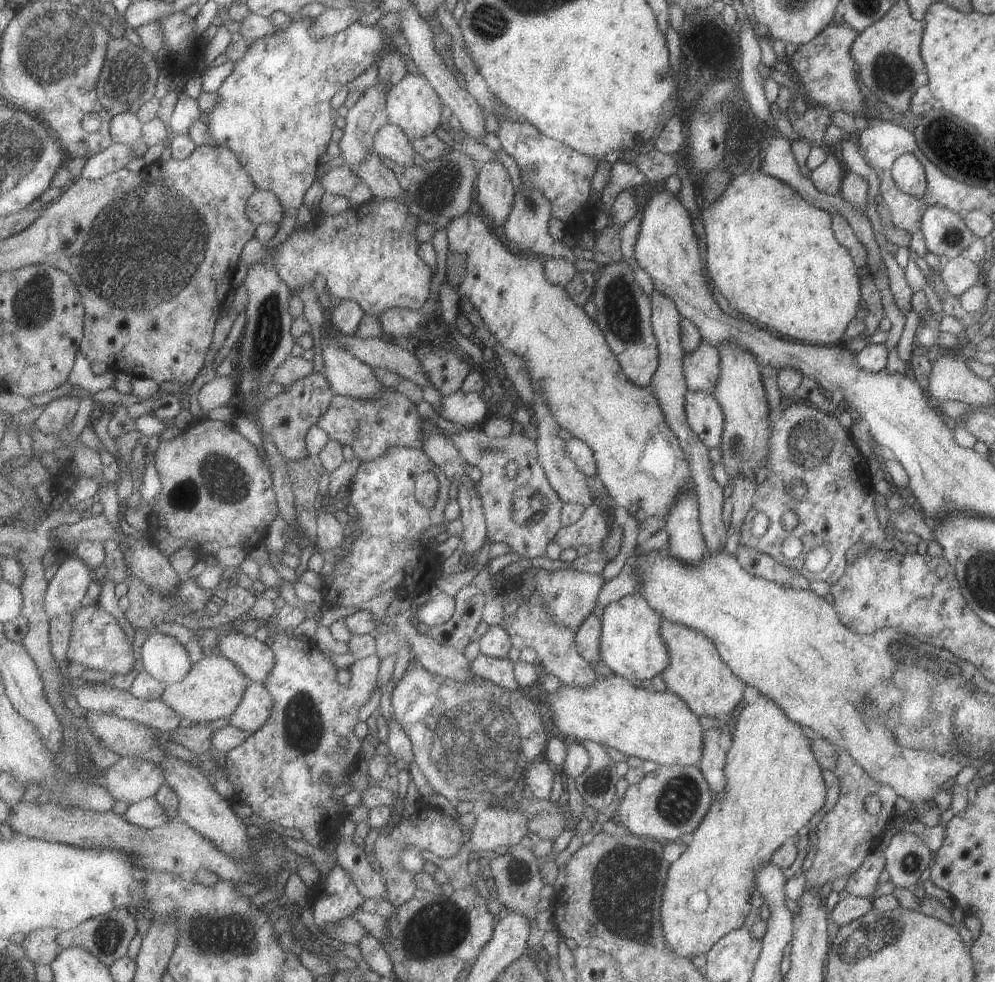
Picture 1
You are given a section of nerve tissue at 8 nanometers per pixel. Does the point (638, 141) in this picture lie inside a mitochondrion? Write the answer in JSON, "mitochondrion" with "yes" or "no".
{"mitochondrion":"no"}

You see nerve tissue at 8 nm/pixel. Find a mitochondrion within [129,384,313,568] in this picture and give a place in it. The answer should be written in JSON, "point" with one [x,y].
{"point":[218,476]}

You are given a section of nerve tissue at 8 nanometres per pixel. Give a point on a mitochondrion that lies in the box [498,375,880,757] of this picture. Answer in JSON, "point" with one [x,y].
{"point":[811,440]}

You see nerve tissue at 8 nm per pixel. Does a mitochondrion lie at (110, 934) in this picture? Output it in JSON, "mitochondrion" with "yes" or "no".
{"mitochondrion":"yes"}

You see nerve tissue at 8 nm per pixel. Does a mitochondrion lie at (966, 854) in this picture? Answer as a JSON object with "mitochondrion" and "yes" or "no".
{"mitochondrion":"no"}

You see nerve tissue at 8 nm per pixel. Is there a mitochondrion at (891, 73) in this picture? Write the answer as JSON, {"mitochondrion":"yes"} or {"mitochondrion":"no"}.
{"mitochondrion":"yes"}

